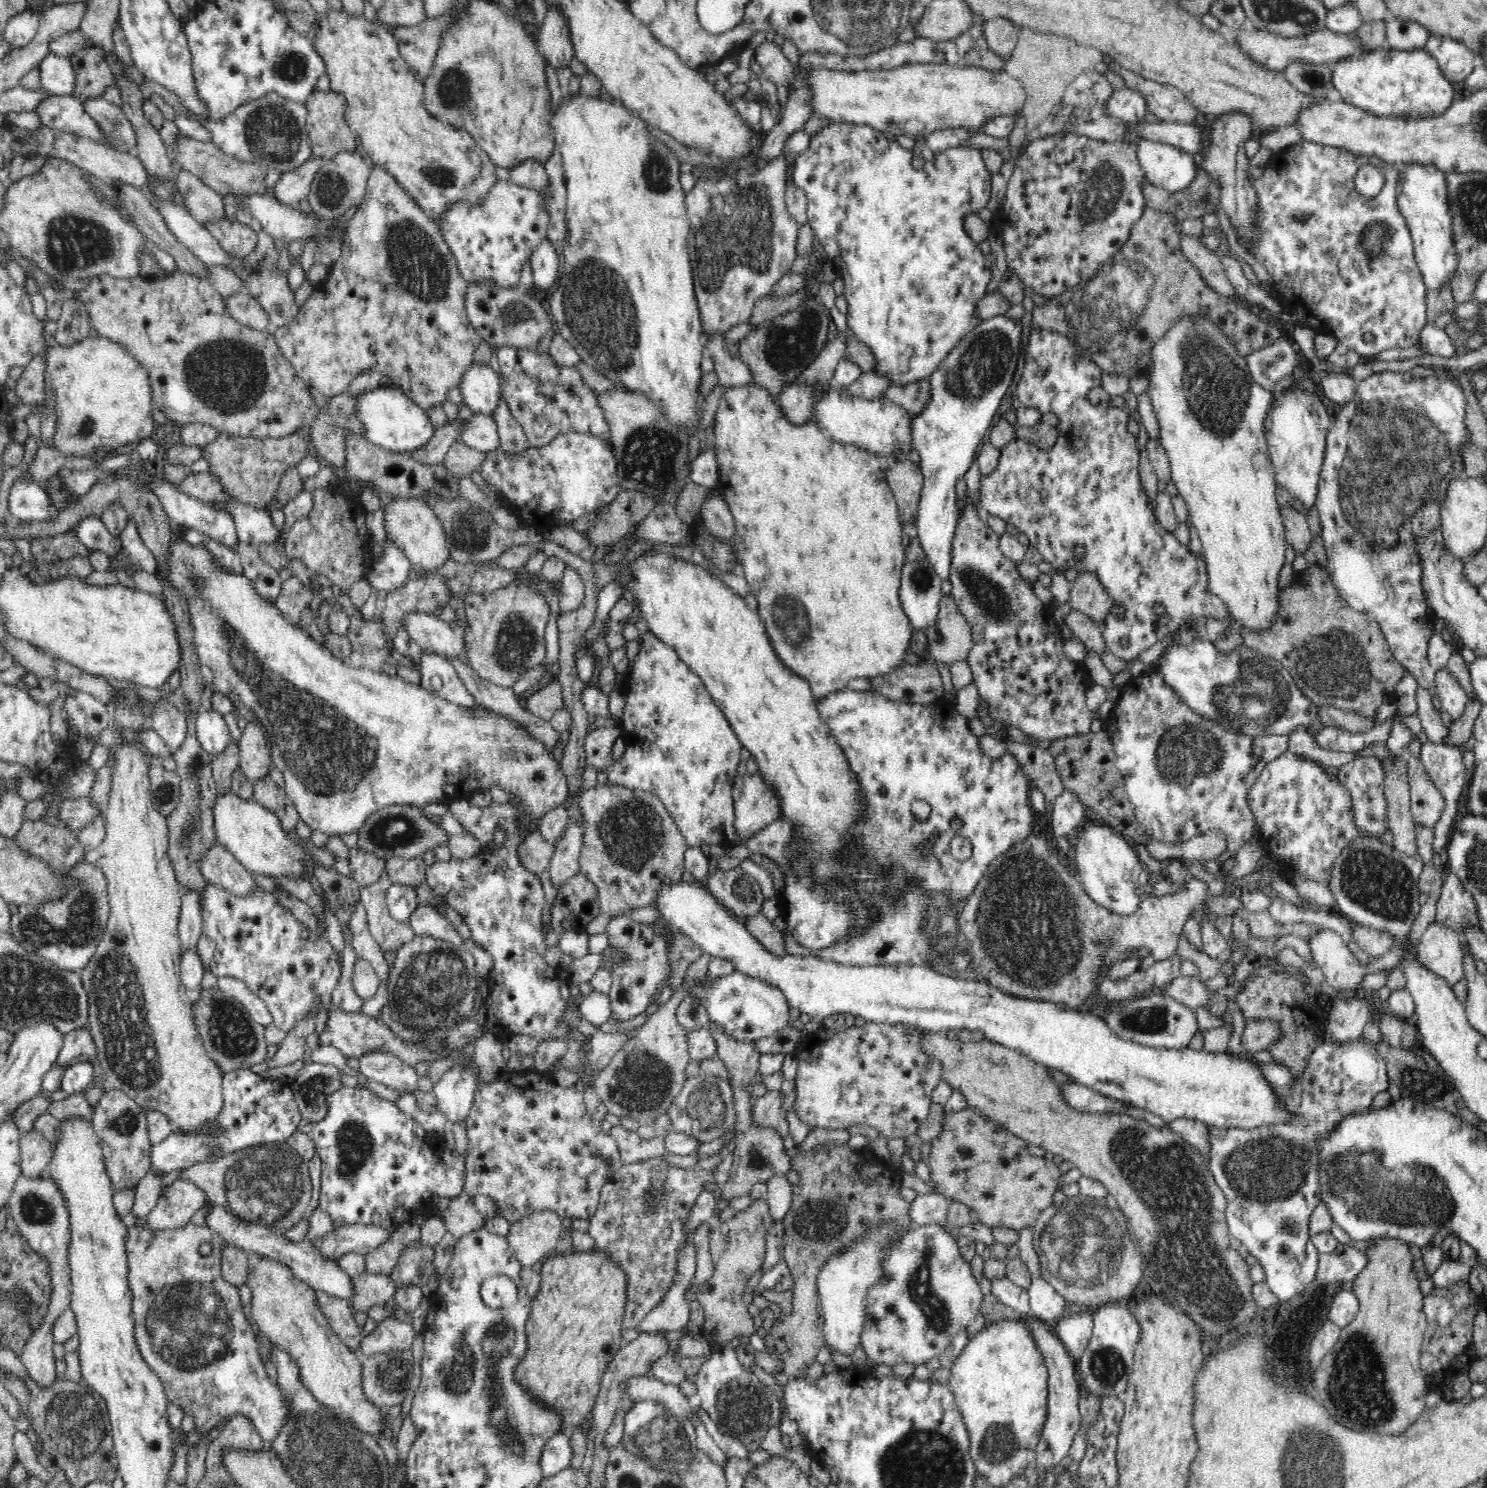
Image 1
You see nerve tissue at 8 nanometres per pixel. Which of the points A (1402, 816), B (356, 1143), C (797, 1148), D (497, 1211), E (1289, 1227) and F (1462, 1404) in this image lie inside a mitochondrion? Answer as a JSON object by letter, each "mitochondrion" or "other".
{"A":"other","B":"mitochondrion","C":"other","D":"other","E":"mitochondrion","F":"other"}

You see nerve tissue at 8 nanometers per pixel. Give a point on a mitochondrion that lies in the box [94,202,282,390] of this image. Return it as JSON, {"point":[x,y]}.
{"point":[260,267]}

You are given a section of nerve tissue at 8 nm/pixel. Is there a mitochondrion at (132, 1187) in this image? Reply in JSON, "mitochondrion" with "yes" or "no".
{"mitochondrion":"no"}

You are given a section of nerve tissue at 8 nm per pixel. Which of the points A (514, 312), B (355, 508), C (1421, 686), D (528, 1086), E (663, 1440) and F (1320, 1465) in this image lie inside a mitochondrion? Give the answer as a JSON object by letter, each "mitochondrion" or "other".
{"A":"mitochondrion","B":"other","C":"other","D":"other","E":"mitochondrion","F":"mitochondrion"}

